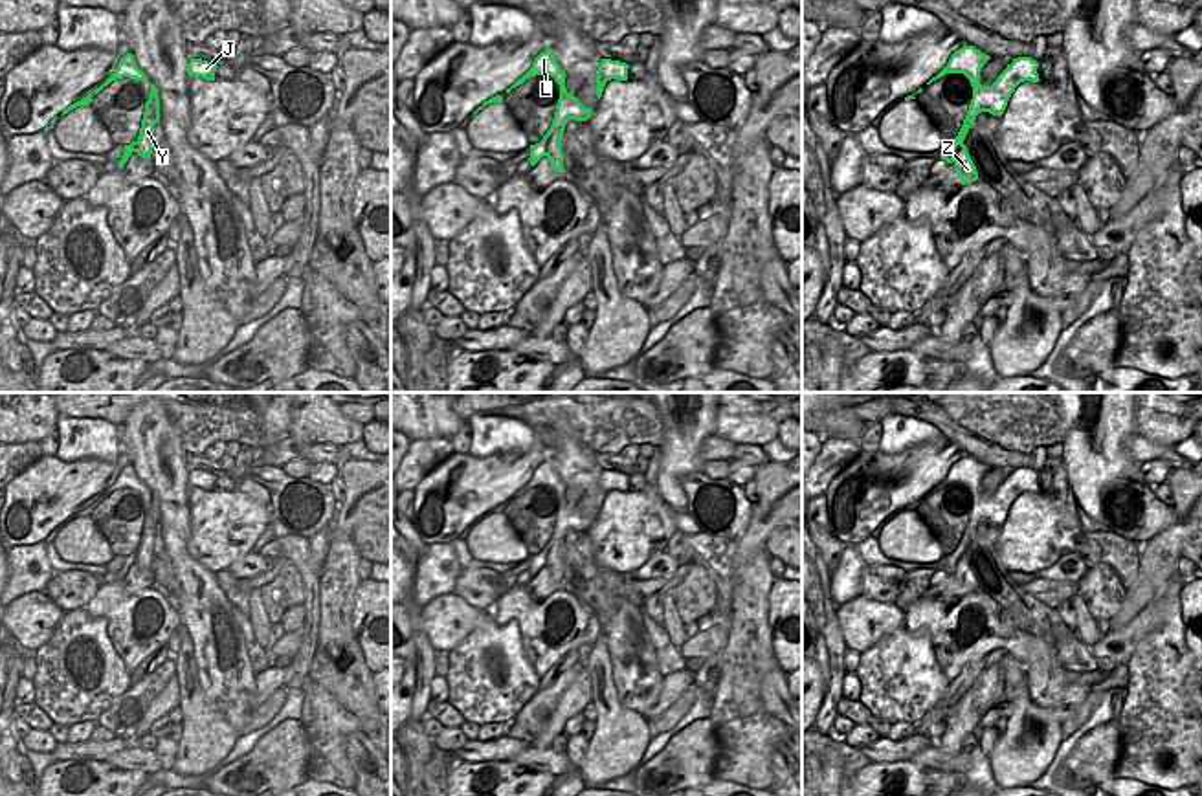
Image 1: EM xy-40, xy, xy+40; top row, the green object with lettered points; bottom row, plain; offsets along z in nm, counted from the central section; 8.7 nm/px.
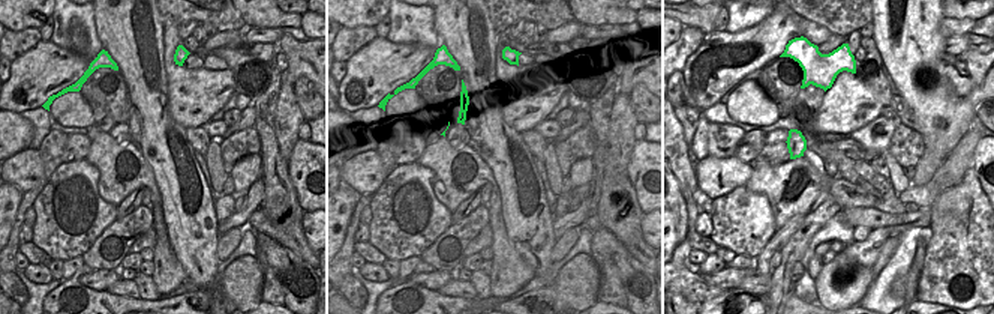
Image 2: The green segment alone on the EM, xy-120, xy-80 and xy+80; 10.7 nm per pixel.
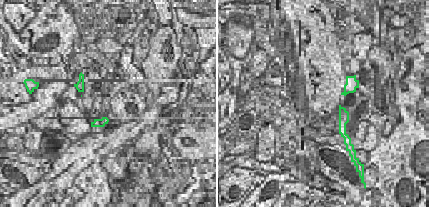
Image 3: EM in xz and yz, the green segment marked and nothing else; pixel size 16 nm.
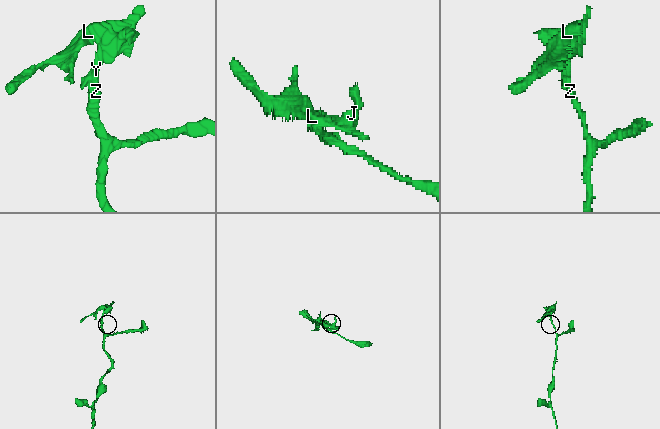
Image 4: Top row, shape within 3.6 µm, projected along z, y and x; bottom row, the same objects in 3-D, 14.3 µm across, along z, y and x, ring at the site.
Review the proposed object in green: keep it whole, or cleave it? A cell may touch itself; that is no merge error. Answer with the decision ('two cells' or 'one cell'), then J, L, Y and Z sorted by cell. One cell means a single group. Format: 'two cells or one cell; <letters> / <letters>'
two cells; J L Y / Z

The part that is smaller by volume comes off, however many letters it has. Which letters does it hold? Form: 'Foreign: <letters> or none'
Foreign: J, L, Y

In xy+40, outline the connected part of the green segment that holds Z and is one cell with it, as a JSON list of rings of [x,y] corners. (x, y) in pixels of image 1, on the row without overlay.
[[[969,563],[956,565],[954,578],[956,578],[956,583],[958,583],[960,591],[962,591],[962,596],[978,591],[978,583],[976,583],[976,578],[974,578]]]

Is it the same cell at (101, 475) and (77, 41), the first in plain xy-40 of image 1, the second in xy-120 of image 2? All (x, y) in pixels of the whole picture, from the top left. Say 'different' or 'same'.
different

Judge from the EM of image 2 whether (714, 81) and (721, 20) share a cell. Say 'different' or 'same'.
different

